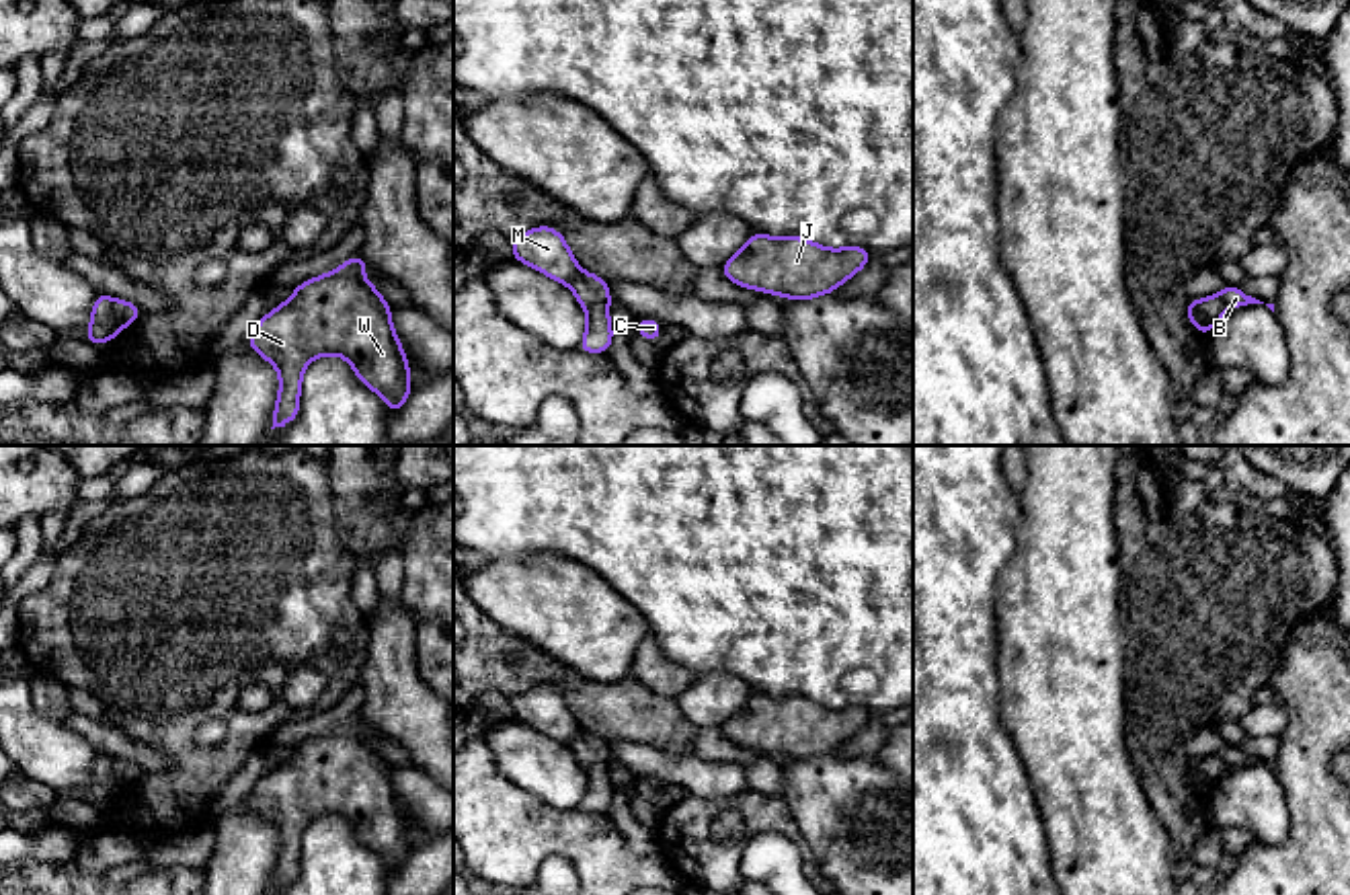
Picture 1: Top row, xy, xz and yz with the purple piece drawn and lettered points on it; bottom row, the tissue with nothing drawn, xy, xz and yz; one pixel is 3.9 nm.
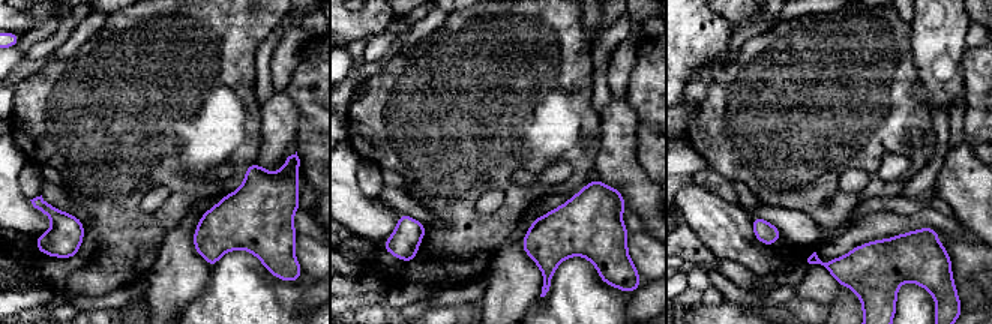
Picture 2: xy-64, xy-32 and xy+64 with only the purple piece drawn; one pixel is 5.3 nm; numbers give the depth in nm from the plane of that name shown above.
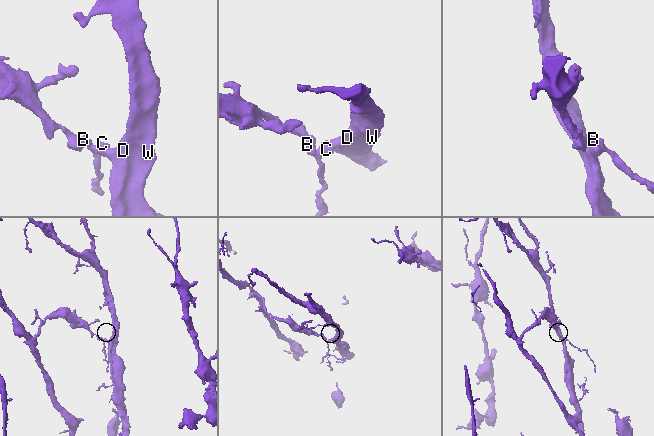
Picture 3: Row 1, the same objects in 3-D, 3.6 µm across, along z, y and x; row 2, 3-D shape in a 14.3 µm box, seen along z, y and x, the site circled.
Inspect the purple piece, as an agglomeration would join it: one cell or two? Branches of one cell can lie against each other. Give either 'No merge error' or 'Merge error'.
Merge error

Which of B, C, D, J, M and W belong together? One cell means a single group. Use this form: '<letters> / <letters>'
B C D J W / M

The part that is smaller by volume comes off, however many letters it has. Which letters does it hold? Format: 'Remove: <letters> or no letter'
Remove: B, C, D, J, W

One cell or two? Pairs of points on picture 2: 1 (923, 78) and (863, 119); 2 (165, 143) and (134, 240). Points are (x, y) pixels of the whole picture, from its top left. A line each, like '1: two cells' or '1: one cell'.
1: two cells
2: one cell

